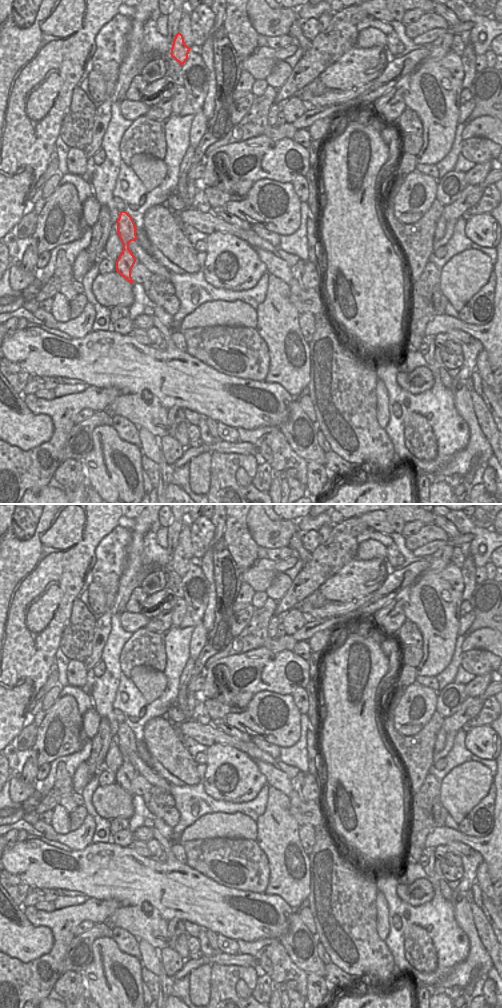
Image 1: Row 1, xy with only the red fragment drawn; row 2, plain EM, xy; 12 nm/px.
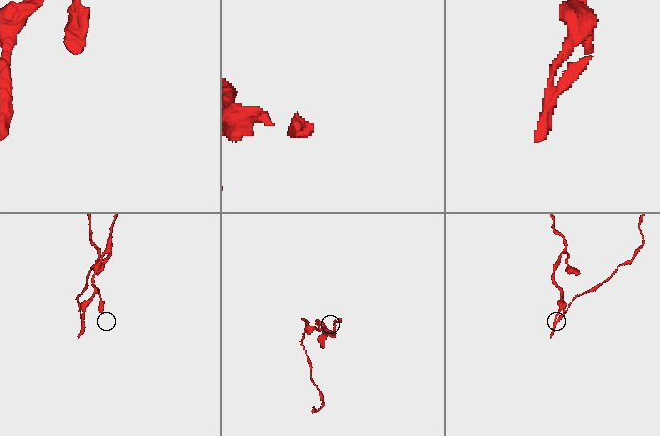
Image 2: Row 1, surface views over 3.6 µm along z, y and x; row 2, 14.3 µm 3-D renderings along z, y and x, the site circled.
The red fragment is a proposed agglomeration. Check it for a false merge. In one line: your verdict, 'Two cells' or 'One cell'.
Two cells.

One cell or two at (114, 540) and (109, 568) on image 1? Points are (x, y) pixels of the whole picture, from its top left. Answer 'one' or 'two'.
one

